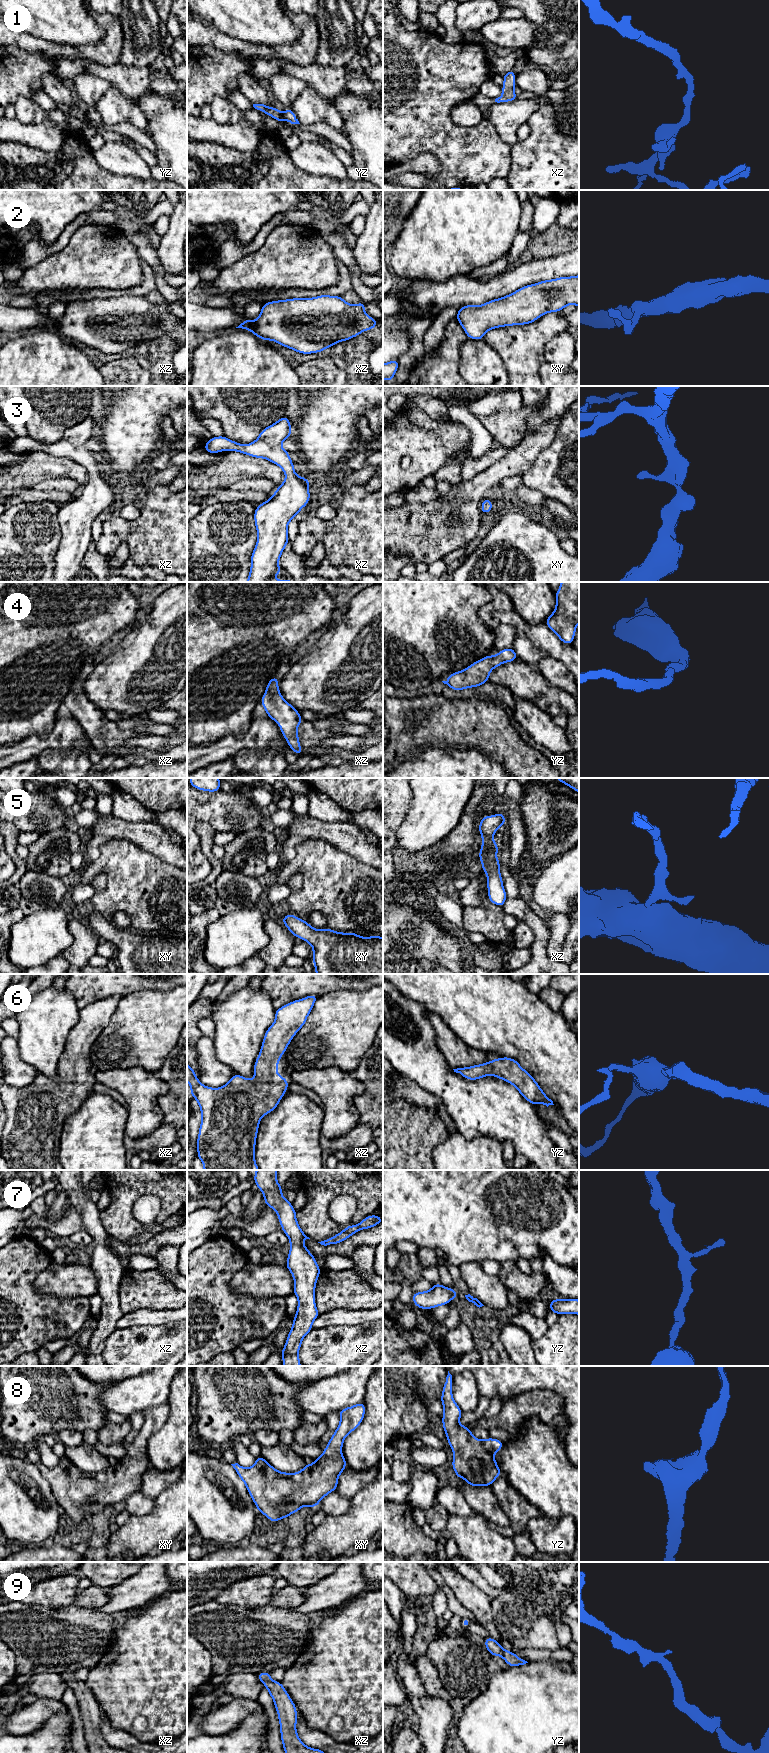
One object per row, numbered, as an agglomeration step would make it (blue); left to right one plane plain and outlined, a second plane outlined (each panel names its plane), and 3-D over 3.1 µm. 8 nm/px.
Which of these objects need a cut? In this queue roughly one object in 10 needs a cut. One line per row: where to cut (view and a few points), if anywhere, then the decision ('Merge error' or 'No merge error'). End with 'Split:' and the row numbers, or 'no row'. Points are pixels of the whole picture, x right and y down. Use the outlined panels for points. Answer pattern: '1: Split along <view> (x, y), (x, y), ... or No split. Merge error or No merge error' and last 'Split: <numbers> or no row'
1: No split. No merge error
2: No split. No merge error
3: No split. No merge error
4: No split. No merge error
5: No split. No merge error
6: No split. No merge error
7: No split. No merge error
8: No split. No merge error
9: No split. No merge error
Split: no row

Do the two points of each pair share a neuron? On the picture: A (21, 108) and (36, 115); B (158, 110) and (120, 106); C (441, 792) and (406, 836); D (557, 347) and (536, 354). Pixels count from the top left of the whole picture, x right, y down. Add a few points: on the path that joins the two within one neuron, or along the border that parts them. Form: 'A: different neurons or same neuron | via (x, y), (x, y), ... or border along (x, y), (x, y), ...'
A: same neuron | via (25, 108), (32, 113)
B: different neurons | border along (136, 101), (145, 118), (147, 129)
C: same neuron | via (438, 803), (417, 825)
D: different neurons | border along (559, 333), (546, 343), (543, 351)

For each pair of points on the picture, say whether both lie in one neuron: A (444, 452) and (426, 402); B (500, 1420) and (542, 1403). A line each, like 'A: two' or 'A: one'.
A: two
B: one

